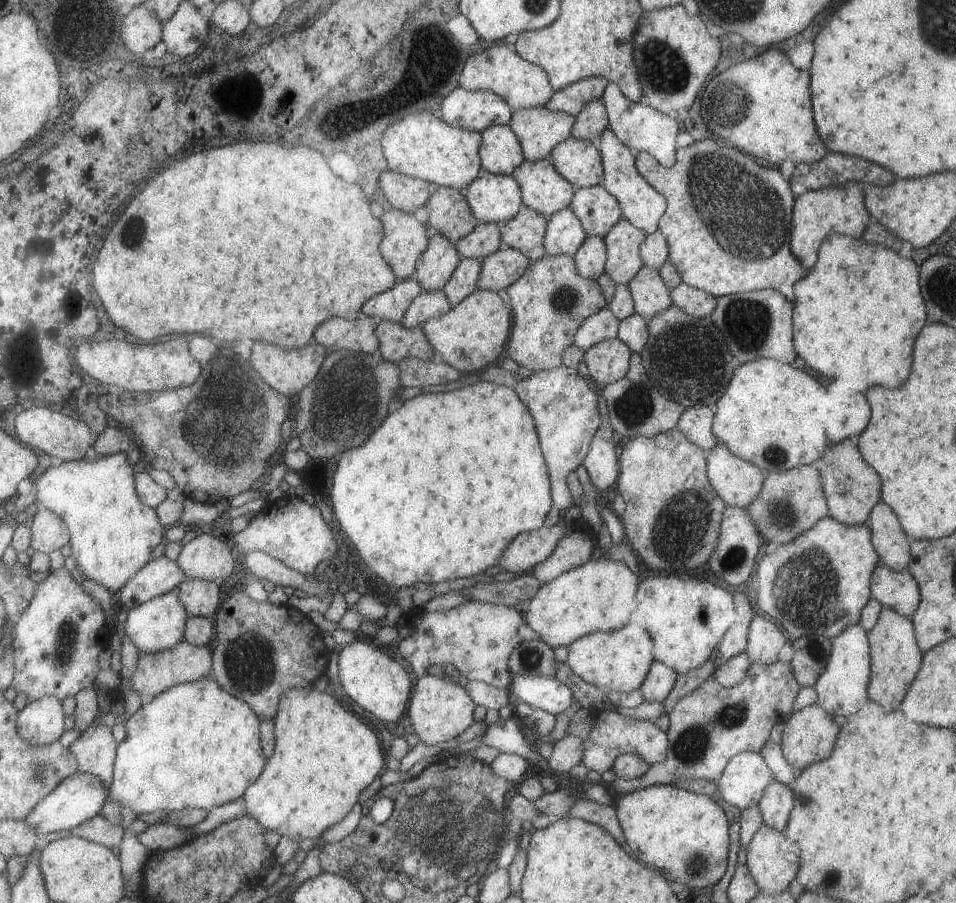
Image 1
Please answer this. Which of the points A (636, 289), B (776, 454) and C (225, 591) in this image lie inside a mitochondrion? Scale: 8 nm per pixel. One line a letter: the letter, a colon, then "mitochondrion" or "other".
A: other
B: mitochondrion
C: other

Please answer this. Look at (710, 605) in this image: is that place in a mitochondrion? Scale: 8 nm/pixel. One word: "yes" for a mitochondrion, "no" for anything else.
no

